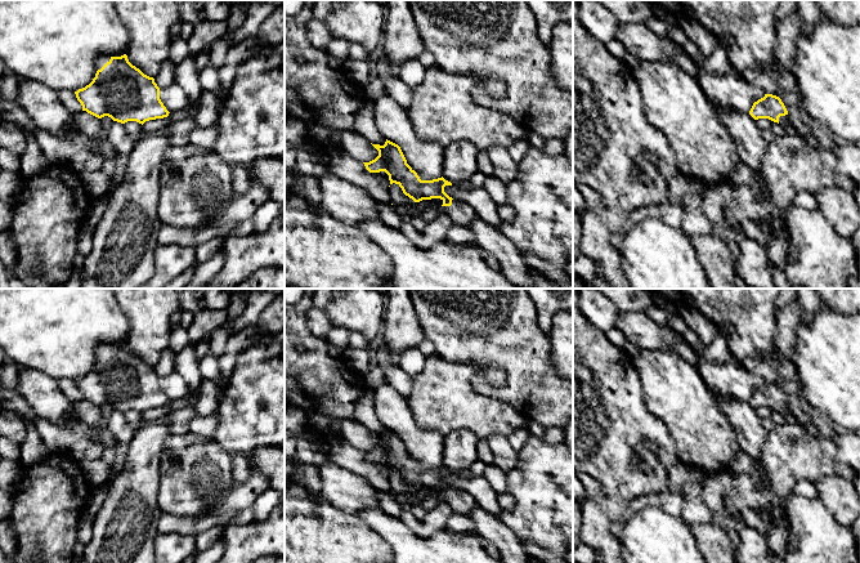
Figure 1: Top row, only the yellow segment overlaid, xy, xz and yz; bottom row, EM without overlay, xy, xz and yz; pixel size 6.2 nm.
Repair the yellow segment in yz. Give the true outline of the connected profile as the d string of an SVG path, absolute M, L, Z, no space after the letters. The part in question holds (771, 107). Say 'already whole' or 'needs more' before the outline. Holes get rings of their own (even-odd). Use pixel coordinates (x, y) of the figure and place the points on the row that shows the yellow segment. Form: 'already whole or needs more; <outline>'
needs more; M765 94L763 98L753 103L749 115L754 119L769 119L780 124L788 131L792 131L790 119L781 99L772 94Z

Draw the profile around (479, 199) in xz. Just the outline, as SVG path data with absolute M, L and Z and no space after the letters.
M452 184L445 186L444 192L453 200L469 204L481 220L496 229L500 229L502 220L498 215L498 205L483 187L476 189L463 189L457 184Z

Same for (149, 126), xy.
M169 116L167 117L164 117L164 119L156 119L156 120L149 120L149 121L145 121L143 124L143 133L144 134L151 134L151 133L154 133L165 126L170 126L173 124L173 119L170 119Z

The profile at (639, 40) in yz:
M619 23L614 39L639 61L667 61L676 64L690 77L698 79L702 66L695 63L668 36L658 36L642 23Z

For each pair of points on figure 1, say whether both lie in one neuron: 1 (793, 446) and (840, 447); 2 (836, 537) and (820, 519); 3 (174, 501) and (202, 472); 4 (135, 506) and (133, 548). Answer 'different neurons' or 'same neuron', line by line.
1: same neuron
2: same neuron
3: same neuron
4: same neuron

